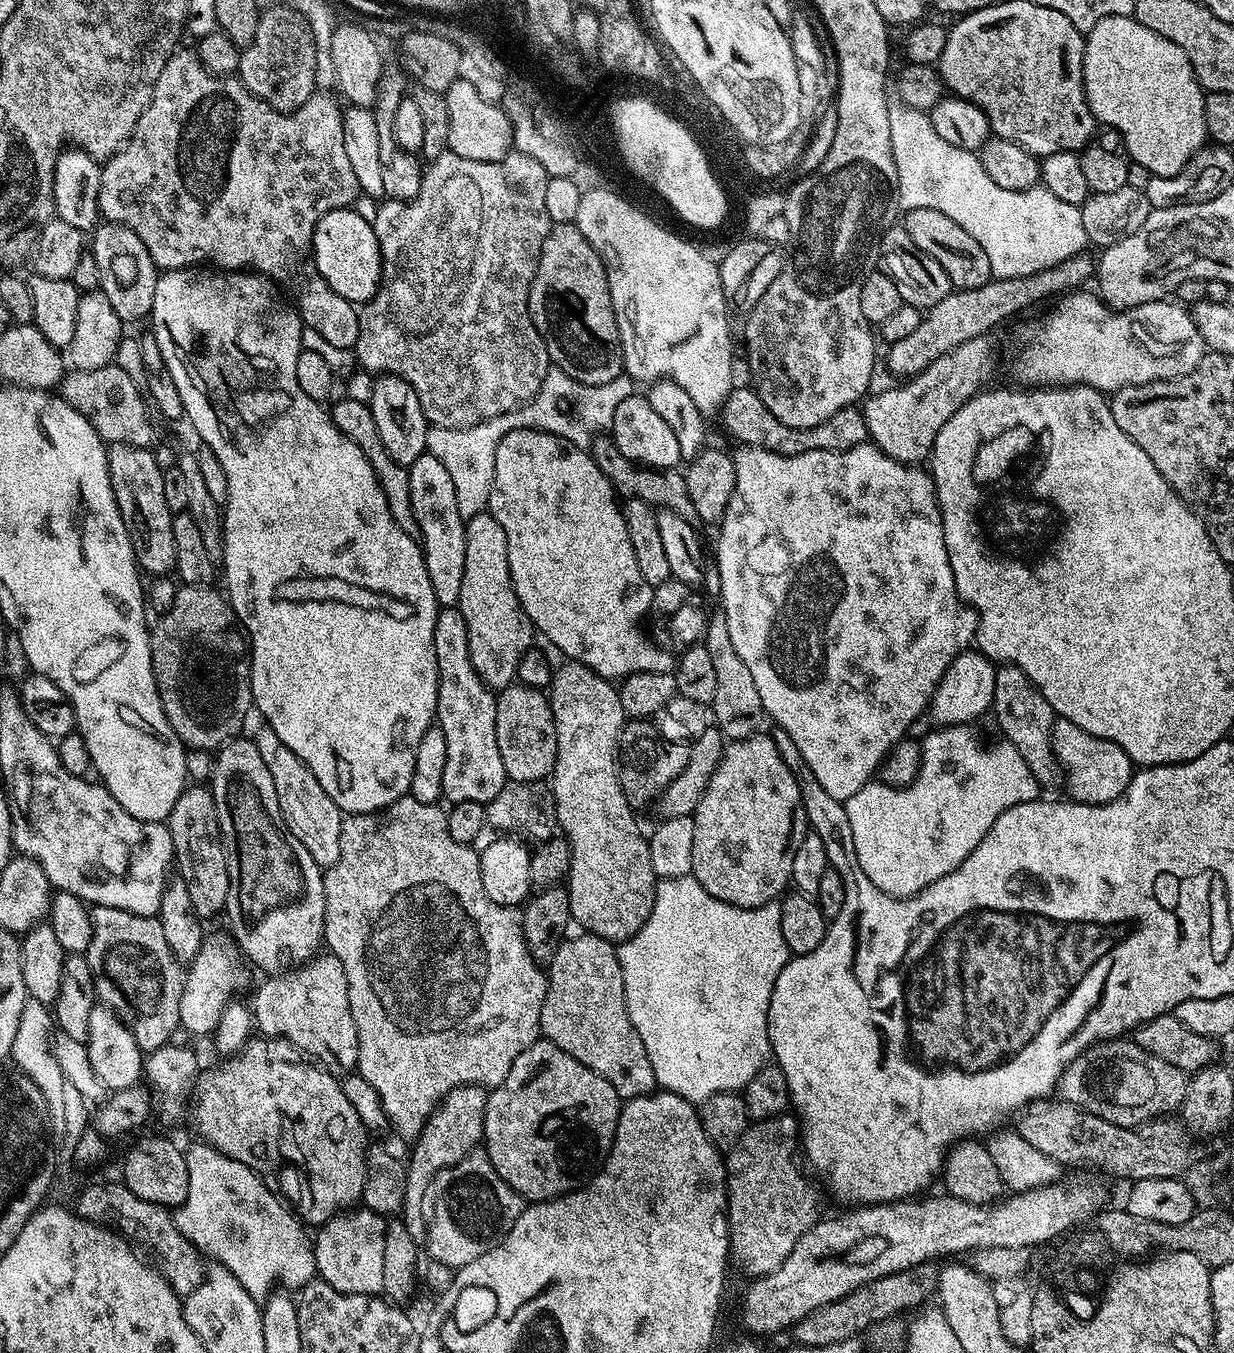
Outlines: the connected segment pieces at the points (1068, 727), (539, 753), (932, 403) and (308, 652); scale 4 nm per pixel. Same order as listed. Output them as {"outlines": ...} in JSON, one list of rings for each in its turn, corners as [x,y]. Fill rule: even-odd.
{"outlines":[[[[1057,719],[1052,725],[1052,749],[1056,760],[1060,763],[1063,783],[1068,783],[1067,795],[1078,804],[1105,804],[1114,802],[1126,790],[1126,786],[1132,781],[1134,765],[1132,759],[1112,740],[1098,738],[1094,734],[1086,734],[1082,726],[1074,726],[1074,722]]],[[[513,682],[499,689],[496,696],[496,733],[498,734],[498,754],[502,754],[504,775],[517,784],[534,784],[549,779],[556,765],[556,727],[552,713],[551,699],[541,689],[531,688]]],[[[991,335],[970,338],[970,342],[962,342],[962,346],[958,346],[958,350],[950,350],[950,354],[942,354],[942,358],[930,362],[930,366],[926,366],[926,370],[922,370],[917,376],[897,383],[884,393],[871,393],[862,404],[868,440],[877,448],[882,449],[887,456],[903,464],[916,466],[927,461],[932,455],[934,438],[938,438],[938,430],[942,430],[942,426],[946,426],[950,417],[971,396],[993,383],[991,380],[992,375],[996,372],[996,344],[992,339]]],[[[204,266],[169,268],[161,271],[156,277],[154,306],[150,313],[151,320],[150,332],[155,336],[158,349],[165,360],[165,368],[169,371],[170,377],[174,380],[174,385],[178,388],[178,395],[182,398],[182,406],[184,407],[184,416],[186,420],[192,423],[193,430],[200,435],[199,443],[205,448],[214,450],[214,458],[218,458],[220,470],[226,474],[228,501],[222,505],[222,515],[224,517],[224,558],[222,567],[224,567],[224,580],[228,583],[226,599],[232,605],[232,610],[236,613],[236,619],[242,625],[250,645],[252,703],[255,711],[257,713],[260,711],[264,715],[263,723],[272,728],[274,734],[278,734],[278,738],[282,738],[282,742],[286,742],[286,746],[290,746],[290,750],[294,750],[294,754],[298,754],[298,758],[302,758],[302,762],[306,762],[306,766],[314,774],[314,778],[318,778],[322,790],[326,790],[326,794],[340,808],[341,813],[371,812],[375,814],[388,808],[394,801],[401,800],[403,796],[408,795],[410,778],[414,774],[414,758],[418,754],[418,742],[422,742],[422,734],[426,734],[426,730],[433,727],[436,718],[440,671],[438,670],[438,658],[434,654],[434,622],[436,621],[438,605],[434,594],[434,586],[430,586],[430,574],[426,570],[423,551],[418,541],[410,538],[410,534],[406,534],[402,530],[402,526],[398,526],[398,522],[394,522],[394,518],[390,514],[390,506],[386,502],[386,494],[382,494],[382,486],[378,482],[366,454],[362,454],[362,450],[358,450],[358,446],[354,442],[350,442],[350,438],[346,438],[346,434],[342,434],[342,430],[338,430],[338,426],[334,426],[331,411],[321,401],[310,398],[310,394],[306,394],[302,390],[302,386],[298,386],[296,363],[298,362],[298,354],[302,350],[300,347],[300,332],[304,328],[304,322],[300,318],[300,313],[282,295],[276,281],[269,280],[267,276],[261,276],[259,272],[251,270],[209,270]]]]}

